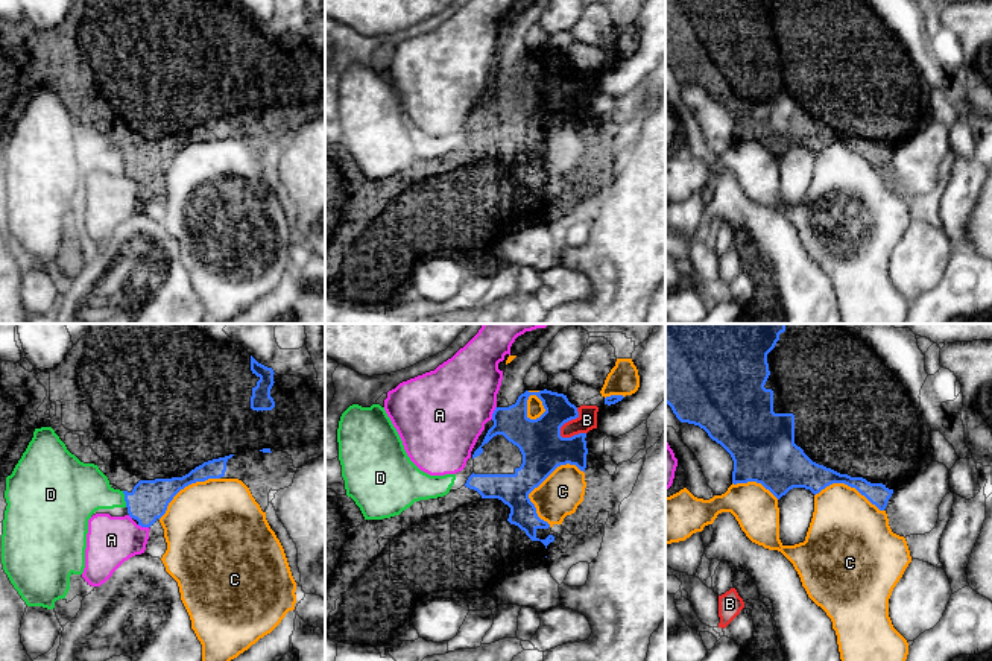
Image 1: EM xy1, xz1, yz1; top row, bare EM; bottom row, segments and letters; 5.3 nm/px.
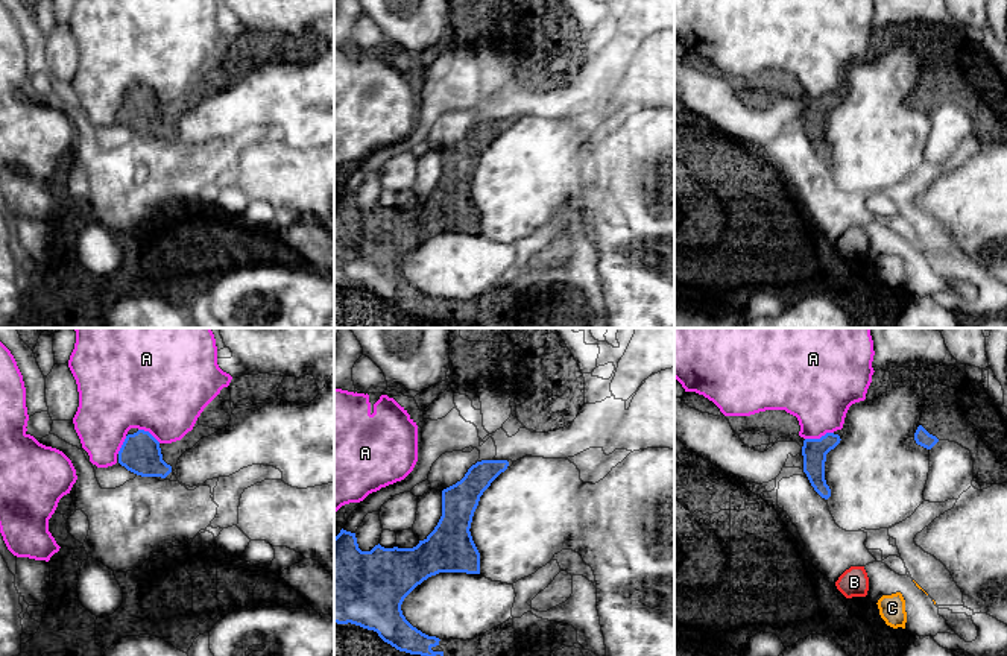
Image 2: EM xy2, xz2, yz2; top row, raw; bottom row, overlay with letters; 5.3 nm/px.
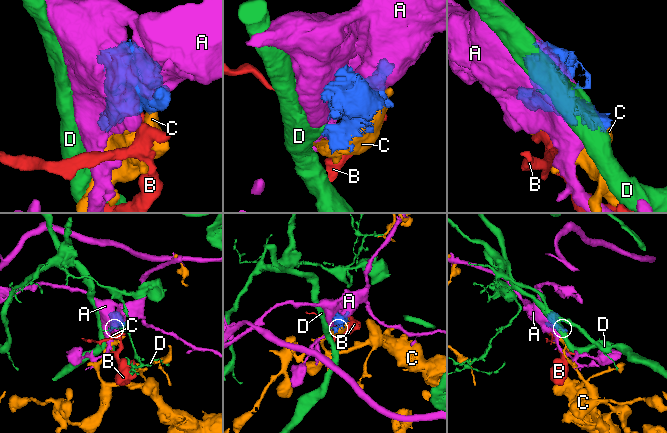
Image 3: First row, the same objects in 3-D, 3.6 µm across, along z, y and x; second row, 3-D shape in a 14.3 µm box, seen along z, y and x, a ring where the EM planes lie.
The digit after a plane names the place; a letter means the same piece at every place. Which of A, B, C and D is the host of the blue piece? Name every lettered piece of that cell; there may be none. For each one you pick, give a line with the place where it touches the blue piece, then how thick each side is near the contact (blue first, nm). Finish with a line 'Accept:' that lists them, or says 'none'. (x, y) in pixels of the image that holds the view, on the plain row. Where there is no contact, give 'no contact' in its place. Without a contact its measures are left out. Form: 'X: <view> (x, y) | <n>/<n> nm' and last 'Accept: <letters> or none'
D: xy1 (125, 158) | 200/280 nm
Accept: D

